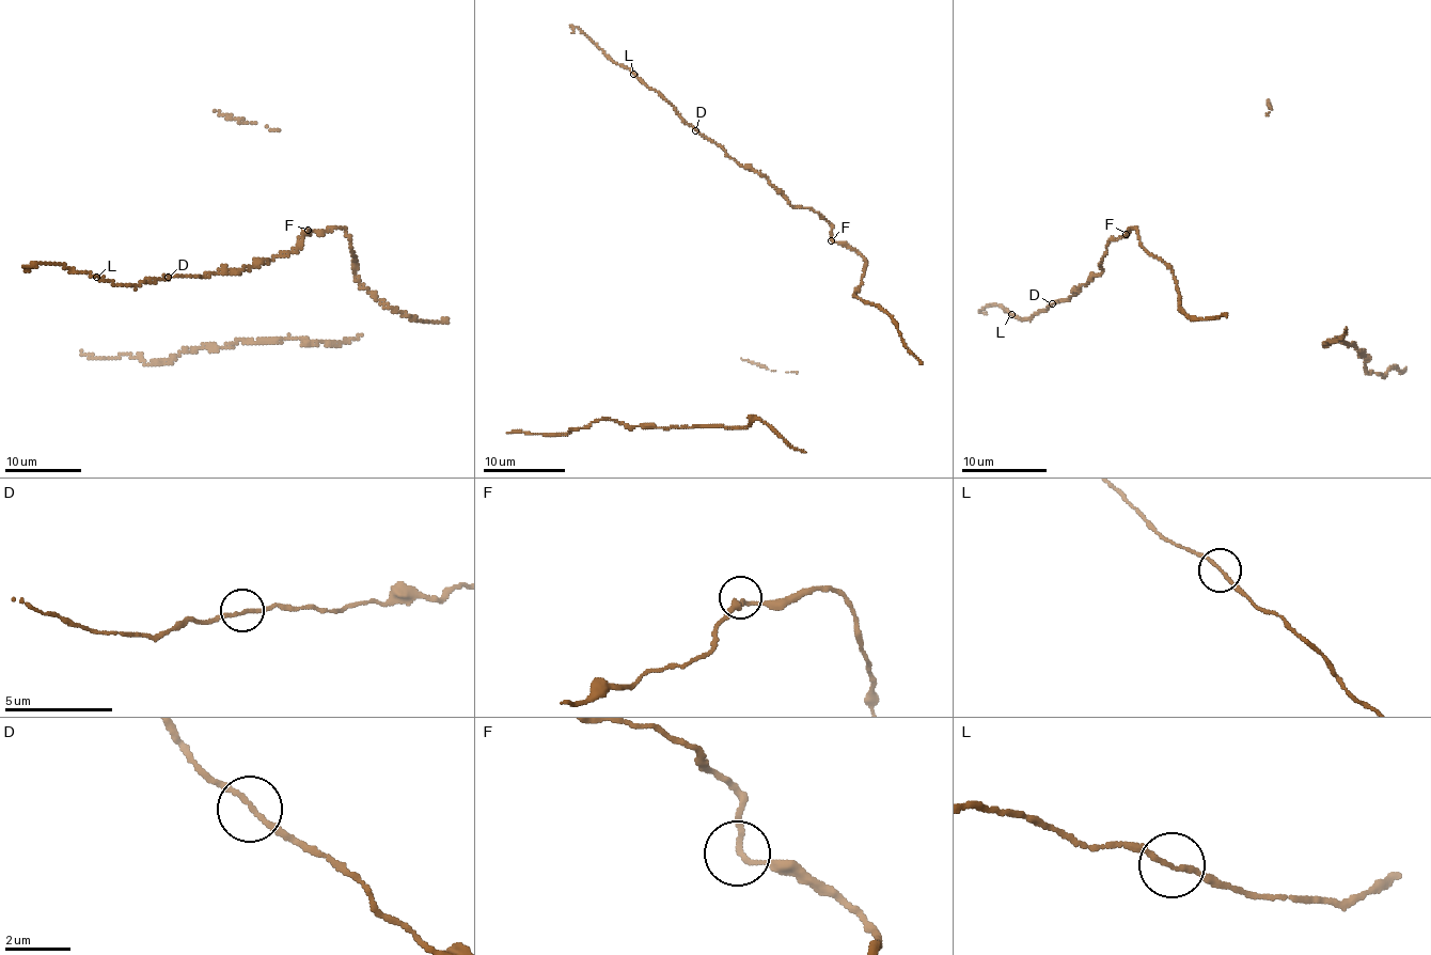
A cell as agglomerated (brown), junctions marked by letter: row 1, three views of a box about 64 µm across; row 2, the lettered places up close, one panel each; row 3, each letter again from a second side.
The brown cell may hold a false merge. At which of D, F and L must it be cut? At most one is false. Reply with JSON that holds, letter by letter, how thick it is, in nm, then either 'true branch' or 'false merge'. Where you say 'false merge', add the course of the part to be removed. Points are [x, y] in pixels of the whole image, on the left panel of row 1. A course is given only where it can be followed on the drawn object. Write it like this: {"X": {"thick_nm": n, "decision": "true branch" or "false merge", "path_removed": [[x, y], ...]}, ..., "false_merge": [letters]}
{"D": {"thick_nm": 150, "decision": "true branch"}, "F": {"thick_nm": 150, "decision": "true branch"}, "L": {"thick_nm": 140, "decision": "true branch"}, "false_merge": []}

